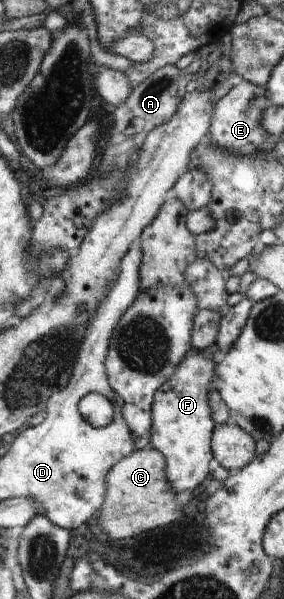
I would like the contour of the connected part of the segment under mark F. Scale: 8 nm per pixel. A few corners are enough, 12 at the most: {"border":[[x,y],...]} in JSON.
{"border":[[192,348],[151,405],[176,495],[211,478],[217,358]]}

